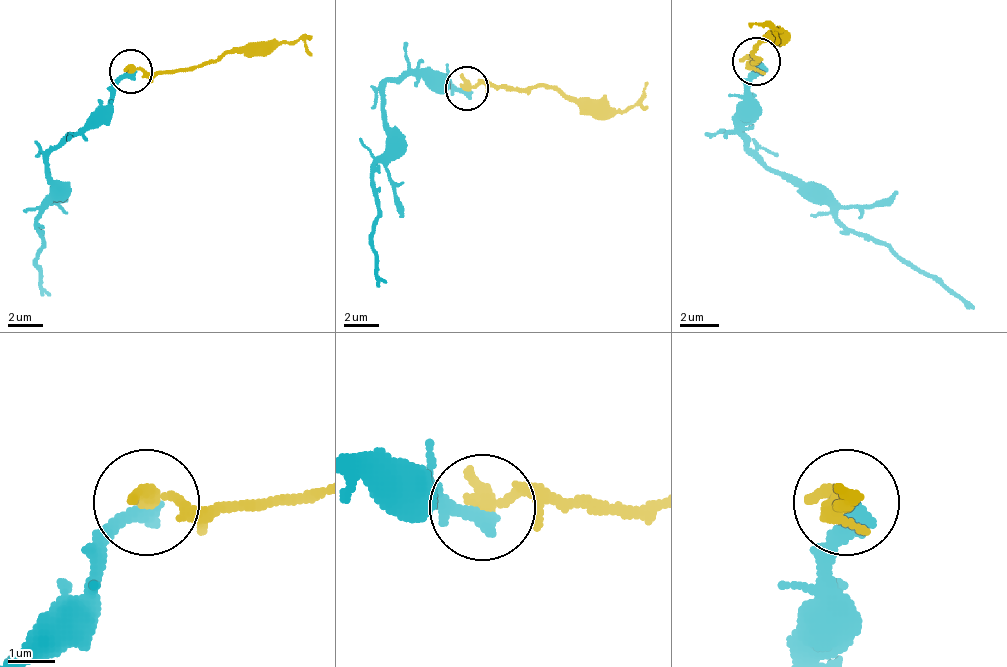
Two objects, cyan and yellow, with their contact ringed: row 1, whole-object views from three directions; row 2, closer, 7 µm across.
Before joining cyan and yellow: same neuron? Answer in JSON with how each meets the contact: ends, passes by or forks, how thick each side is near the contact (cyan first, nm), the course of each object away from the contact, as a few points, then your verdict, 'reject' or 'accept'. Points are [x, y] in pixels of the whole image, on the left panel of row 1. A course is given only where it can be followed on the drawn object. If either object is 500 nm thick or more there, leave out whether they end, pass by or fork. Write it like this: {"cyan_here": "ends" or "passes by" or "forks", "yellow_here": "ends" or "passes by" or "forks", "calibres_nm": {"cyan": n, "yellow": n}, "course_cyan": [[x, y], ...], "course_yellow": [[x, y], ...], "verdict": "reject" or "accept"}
{"cyan_here": "ends", "yellow_here": "ends", "calibres_nm": {"cyan": 360, "yellow": 320}, "course_cyan": [[129, 70], [81, 126], [46, 157], [51, 205], [38, 222], [42, 235], [42, 297]], "course_yellow": [[129, 70], [160, 74], [221, 61], [238, 48], [313, 39]], "verdict": "reject"}

